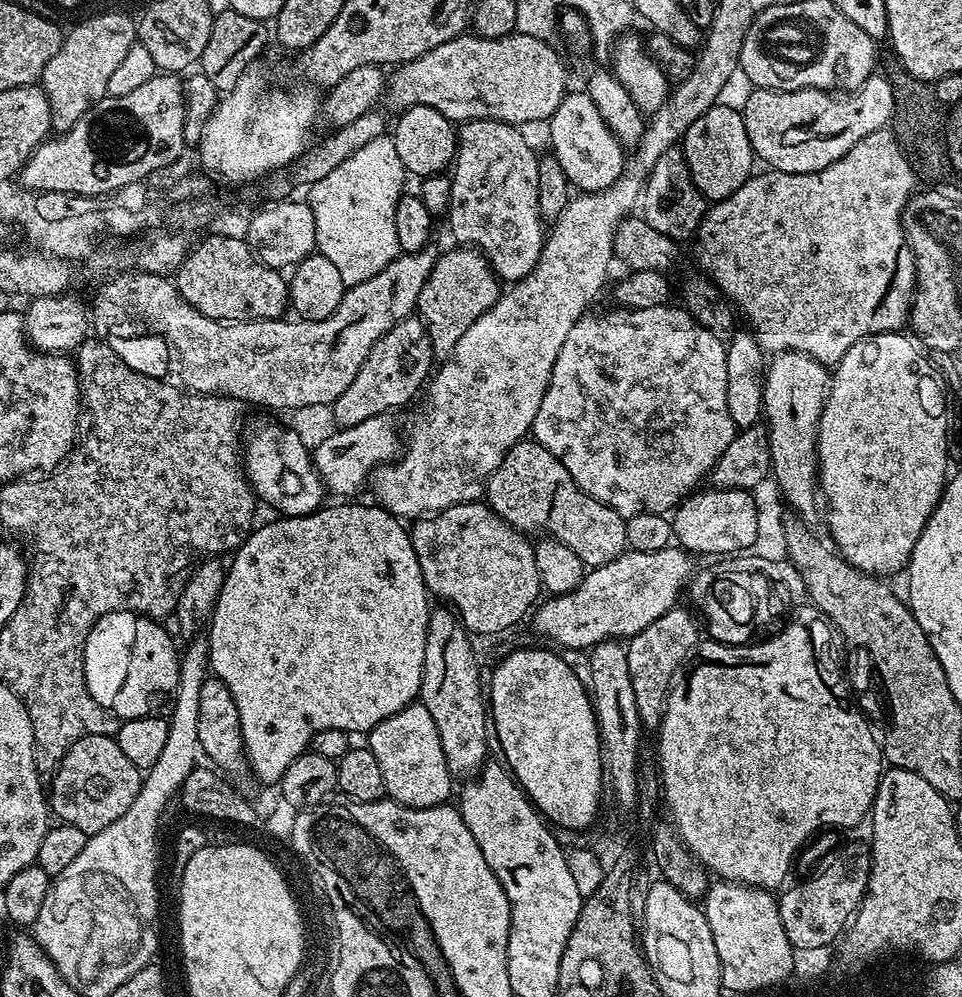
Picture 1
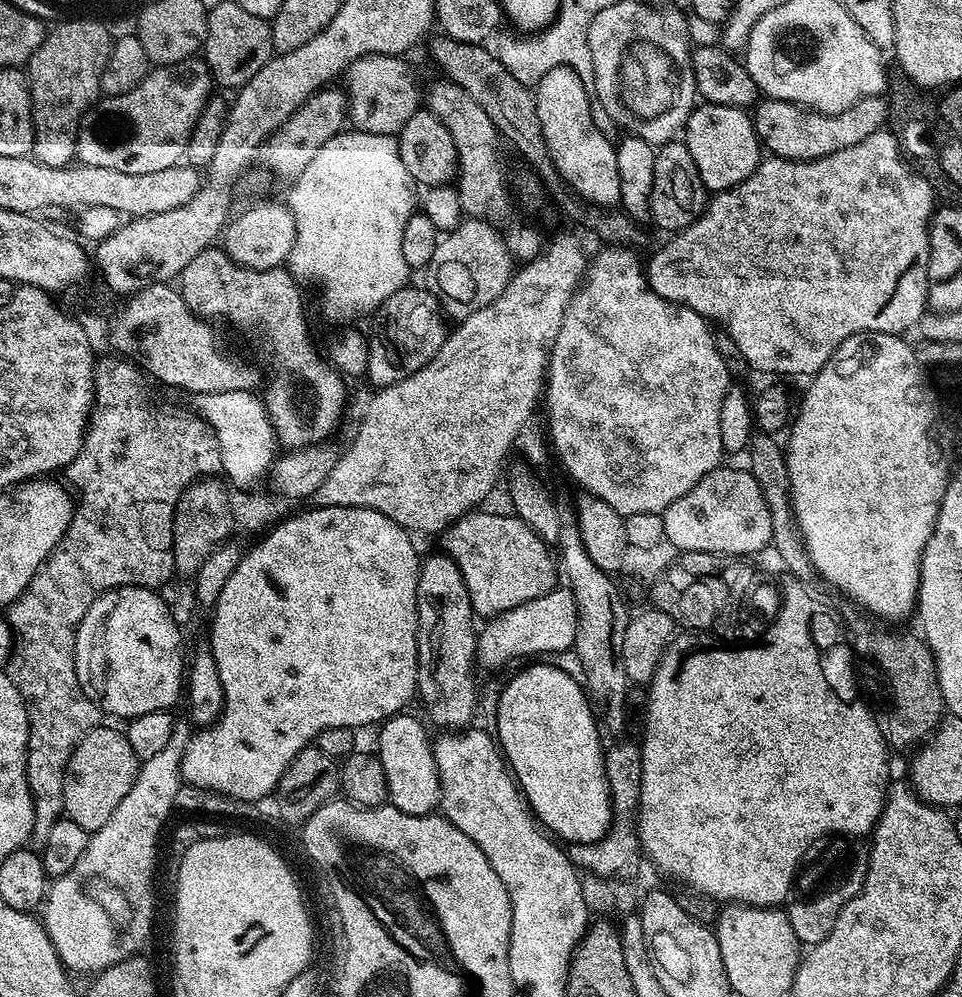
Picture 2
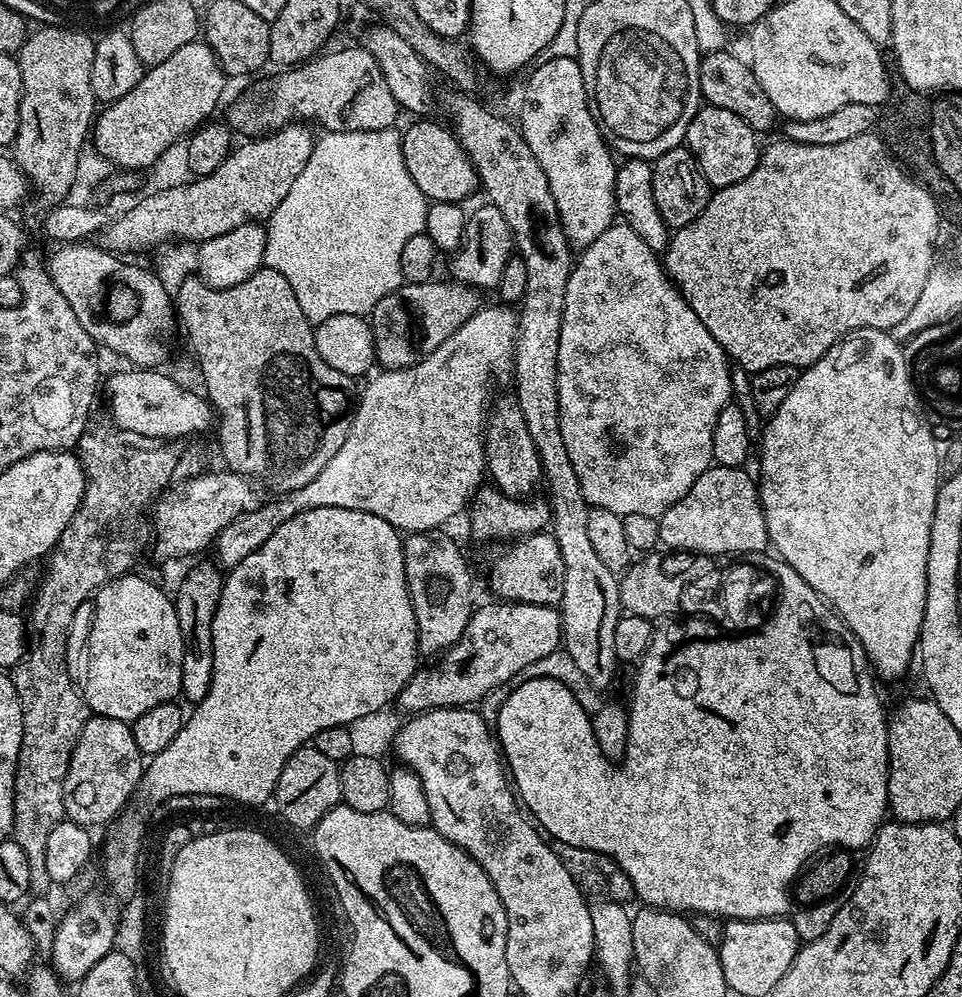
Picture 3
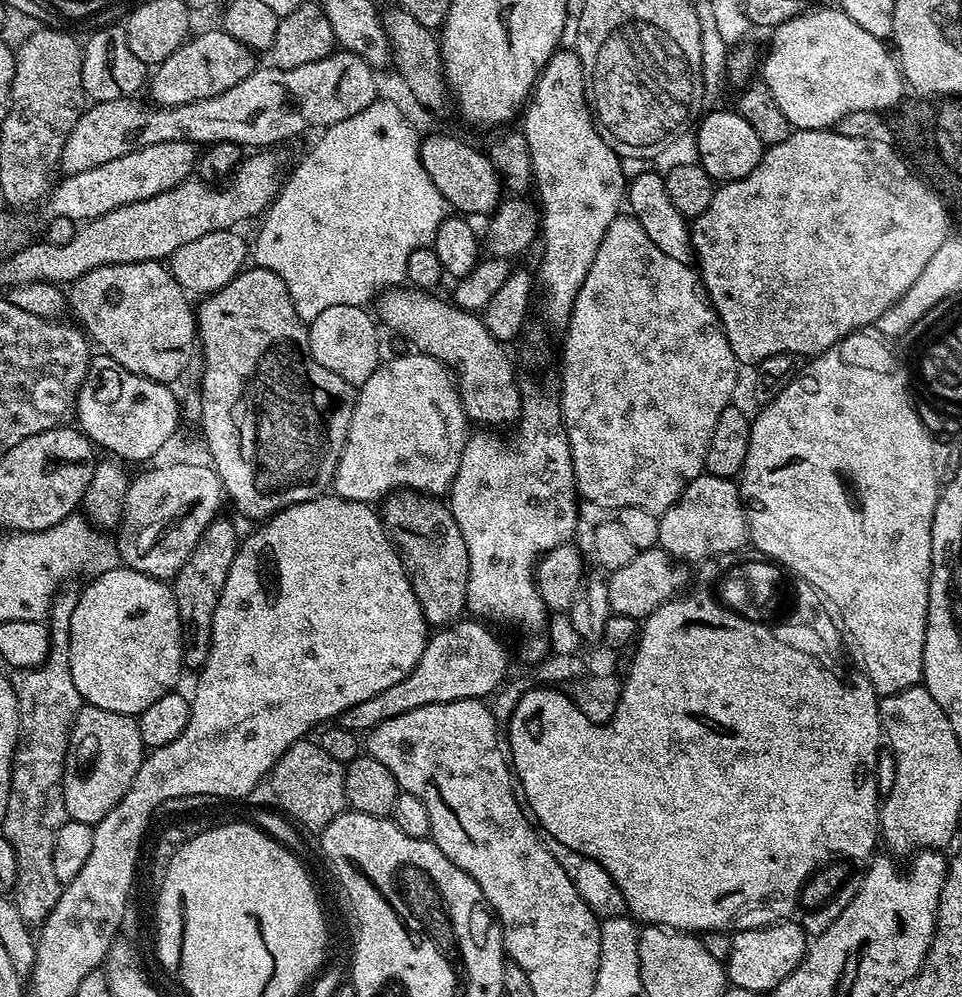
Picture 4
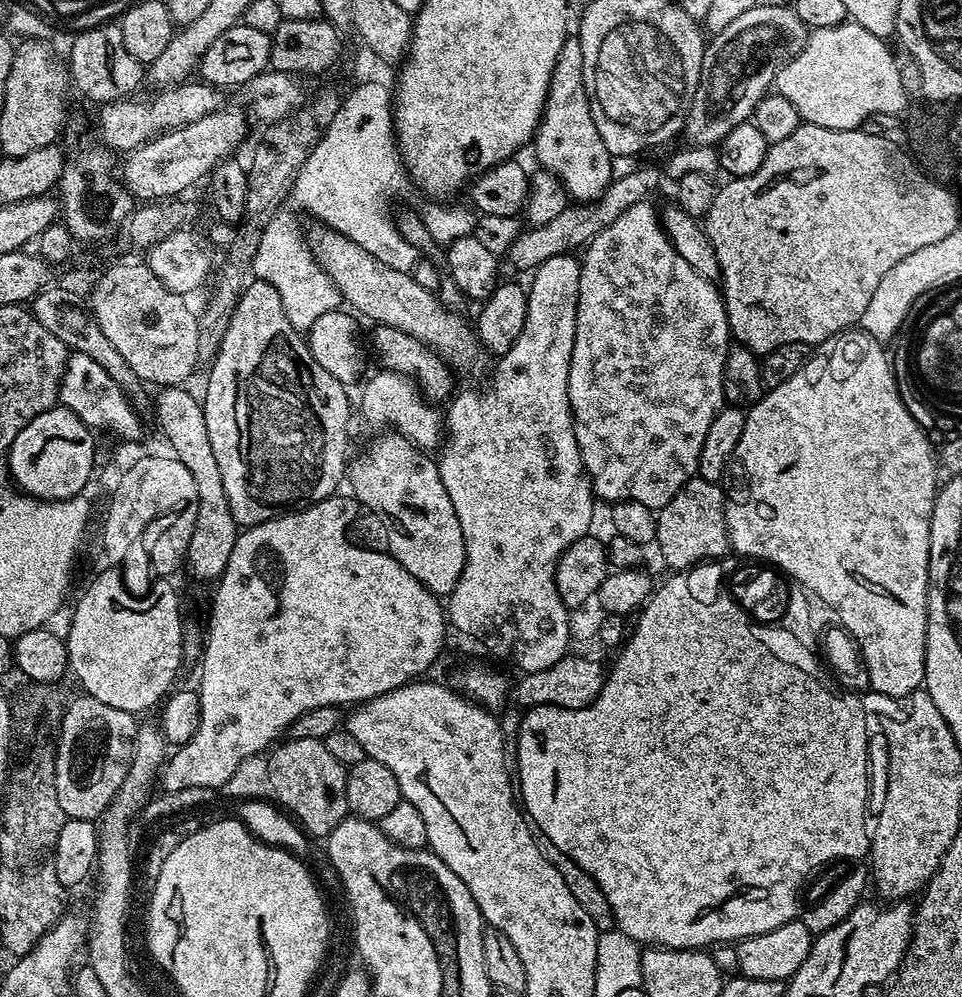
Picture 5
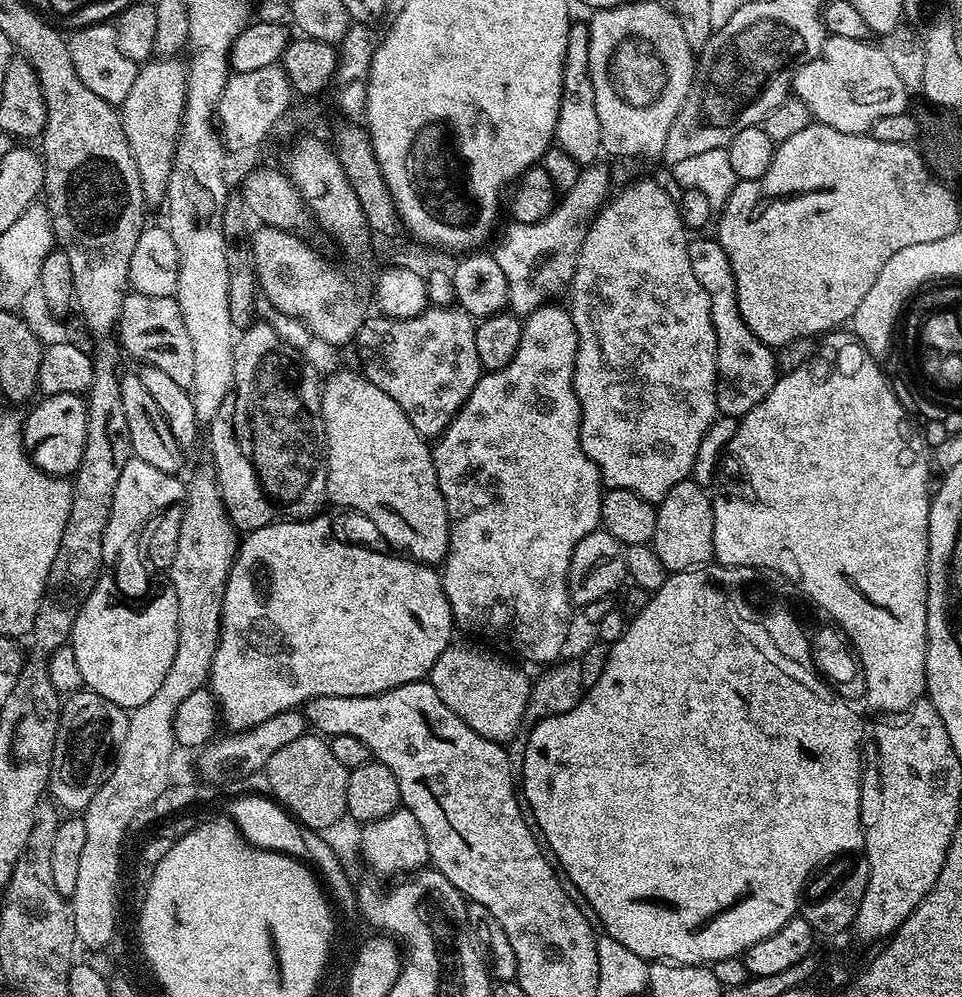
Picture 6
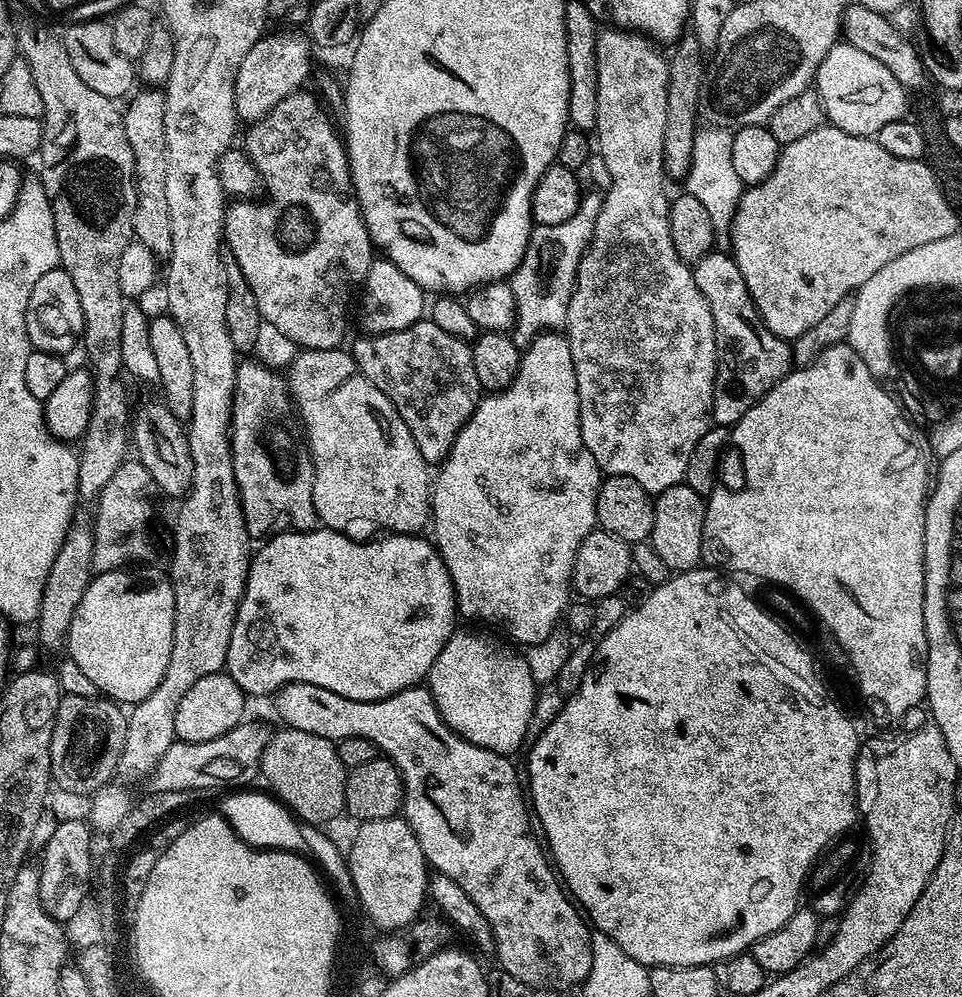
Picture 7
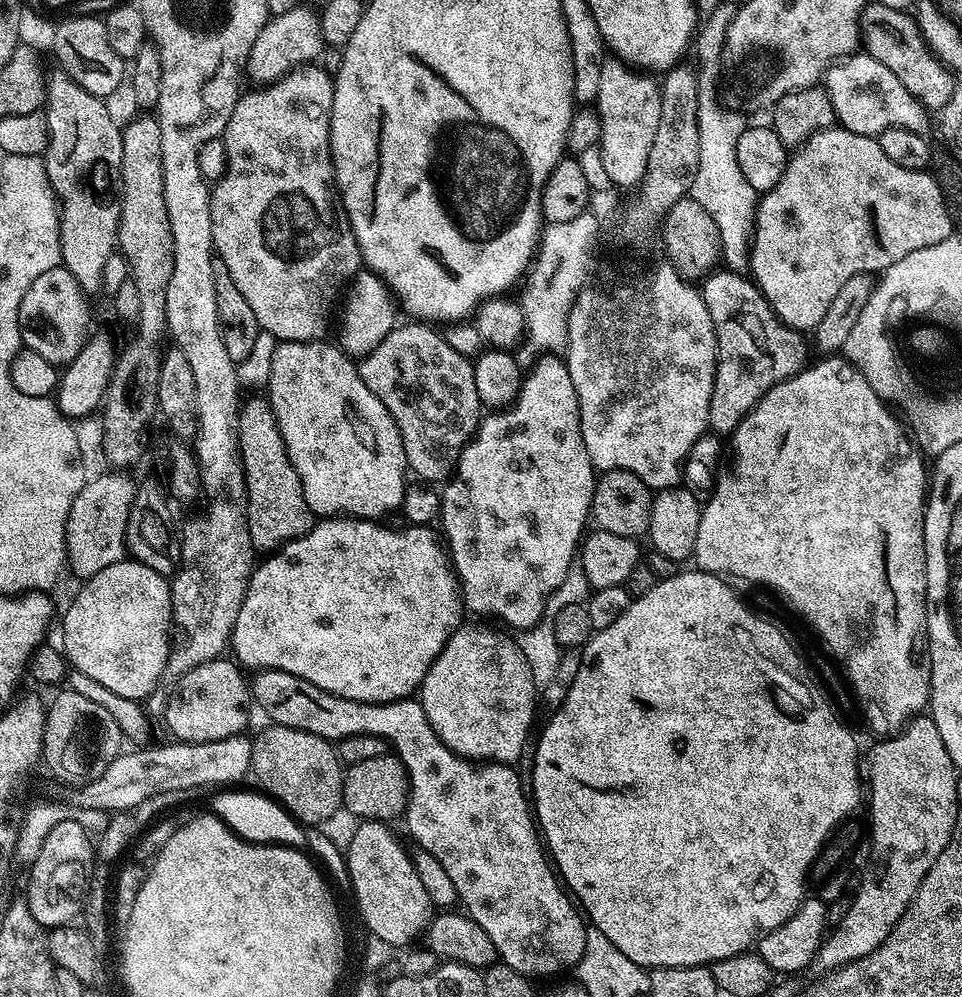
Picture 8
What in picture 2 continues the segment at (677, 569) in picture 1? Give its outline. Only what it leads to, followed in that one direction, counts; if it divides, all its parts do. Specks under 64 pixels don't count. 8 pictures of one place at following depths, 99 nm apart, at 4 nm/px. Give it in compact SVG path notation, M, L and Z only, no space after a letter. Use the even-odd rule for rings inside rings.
M557 586L522 606L495 613L485 624L488 625L479 629L476 641L475 659L480 668L500 668L523 656L544 658L553 652L567 652L575 645L576 603L566 586Z

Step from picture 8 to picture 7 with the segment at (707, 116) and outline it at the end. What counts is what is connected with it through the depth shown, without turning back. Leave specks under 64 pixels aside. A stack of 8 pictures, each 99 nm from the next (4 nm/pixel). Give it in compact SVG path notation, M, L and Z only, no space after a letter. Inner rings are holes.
M719 126L704 127L697 131L694 138L692 165L688 175L682 181L682 187L687 195L698 198L698 202L702 202L702 206L710 214L710 226L714 226L716 231L716 244L724 246L729 243L732 215L736 213L736 207L746 186L738 178L734 170L734 162L730 162L732 132Z

